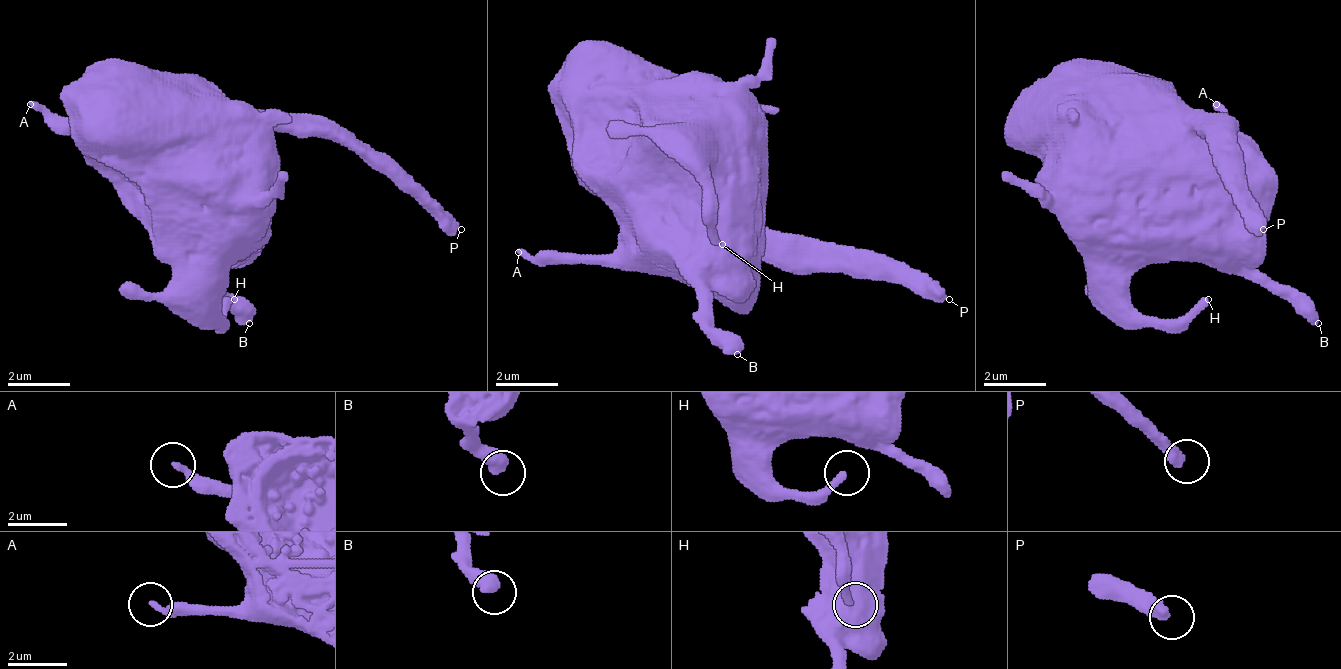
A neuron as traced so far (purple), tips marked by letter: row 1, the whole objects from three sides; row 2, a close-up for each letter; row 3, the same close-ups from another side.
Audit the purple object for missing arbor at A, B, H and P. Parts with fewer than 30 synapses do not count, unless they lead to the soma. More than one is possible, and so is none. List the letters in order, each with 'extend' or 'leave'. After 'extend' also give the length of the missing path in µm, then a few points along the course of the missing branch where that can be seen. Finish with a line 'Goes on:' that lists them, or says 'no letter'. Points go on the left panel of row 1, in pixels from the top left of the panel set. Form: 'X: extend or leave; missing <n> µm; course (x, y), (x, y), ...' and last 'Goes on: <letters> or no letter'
A: leave
B: leave
H: leave
P: extend; missing 200 µm
Goes on: P

